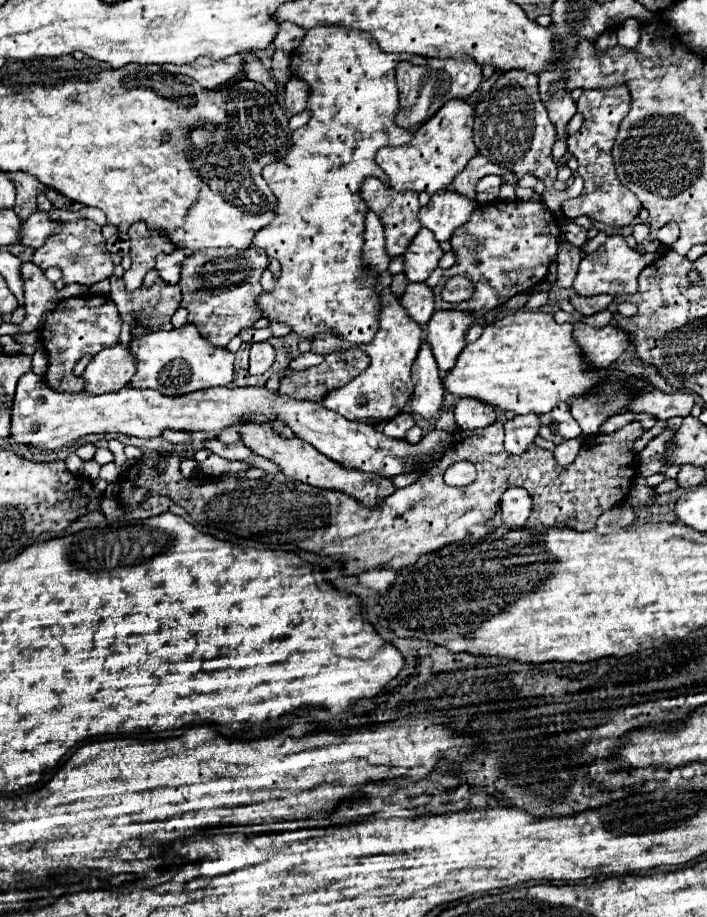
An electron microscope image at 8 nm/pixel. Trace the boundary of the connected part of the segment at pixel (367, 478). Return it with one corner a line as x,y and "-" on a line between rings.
242,423
236,425
236,429
242,431
242,443
246,443
256,455
270,459
272,463
276,463
280,469
280,473
284,473
286,477
294,479
294,481
302,481
308,483
312,487
322,487
322,489
334,489
334,491
342,491
350,497
354,497
356,501
360,501
366,507
374,507
378,505
382,499
386,499
386,495
390,495
392,491
396,491
394,483
388,477
378,477
372,473
362,473
362,471
354,471
354,469
346,469
342,465
338,465
336,461
330,461
330,457
318,453
312,445
300,441
300,439
282,439
272,431
272,425
256,425
256,423

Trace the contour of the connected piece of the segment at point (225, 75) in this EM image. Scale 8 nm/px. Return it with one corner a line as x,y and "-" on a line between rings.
232,55
232,57
226,57
222,61
214,61
212,65
206,65
206,67
192,67
192,65
166,65
168,71
172,73
182,73
182,75
188,75
192,77
202,89
216,89
220,87
224,81
232,79
238,69
242,65
242,57
240,55

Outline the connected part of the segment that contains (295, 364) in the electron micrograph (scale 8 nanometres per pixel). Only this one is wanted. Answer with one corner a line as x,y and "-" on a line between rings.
304,353
304,355
300,355
300,357
296,357
292,363
290,363
290,371
302,371
302,369
308,369
308,367
314,367
314,365
318,365
320,361
322,361
324,357
322,355
316,355
316,353

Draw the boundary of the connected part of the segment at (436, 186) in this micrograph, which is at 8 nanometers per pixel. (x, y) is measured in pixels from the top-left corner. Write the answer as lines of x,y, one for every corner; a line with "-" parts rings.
456,101
456,111
452,113
440,109
430,121
420,125
408,145
400,147
382,147
376,153
376,163
384,169
390,179
390,185
396,191
426,191
434,195
436,191
448,189
454,177
468,165
468,161
476,155
476,145
472,141
472,125
474,125
474,107
466,101

